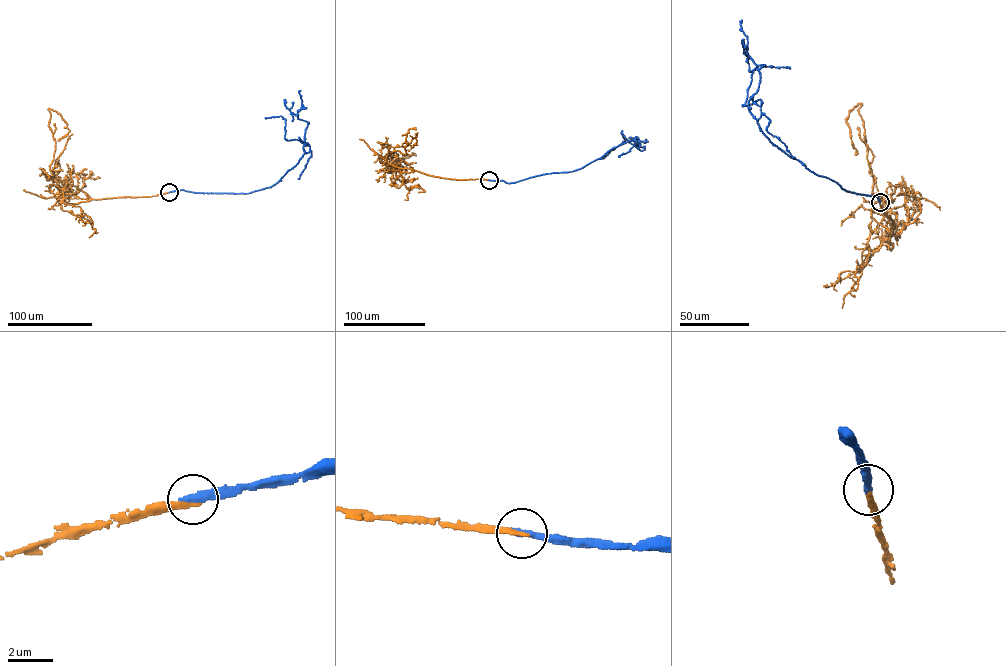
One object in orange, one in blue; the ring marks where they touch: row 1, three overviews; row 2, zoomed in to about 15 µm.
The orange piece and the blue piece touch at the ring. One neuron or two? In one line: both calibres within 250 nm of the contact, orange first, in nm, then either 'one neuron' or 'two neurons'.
240/360 nm | one neuron

